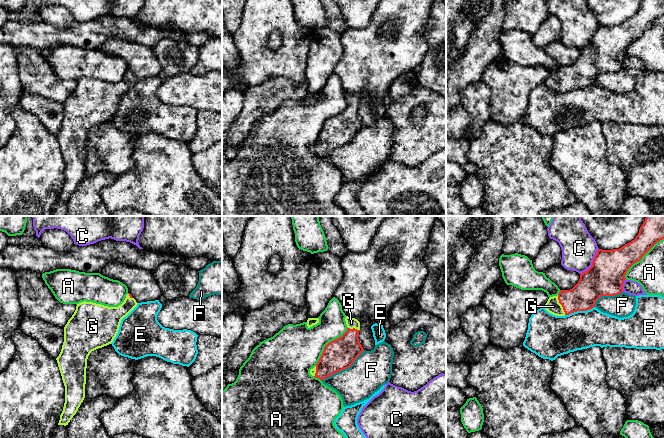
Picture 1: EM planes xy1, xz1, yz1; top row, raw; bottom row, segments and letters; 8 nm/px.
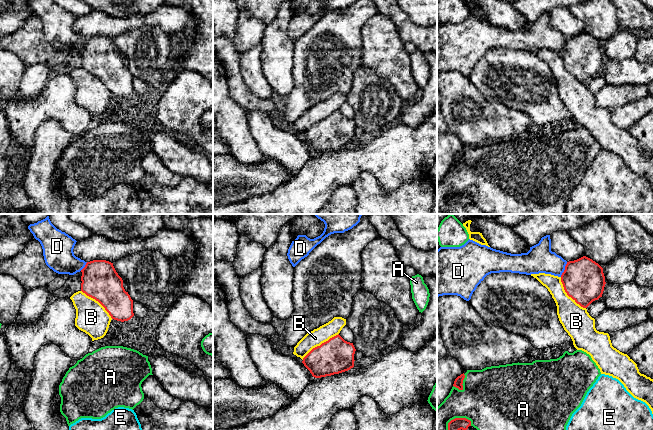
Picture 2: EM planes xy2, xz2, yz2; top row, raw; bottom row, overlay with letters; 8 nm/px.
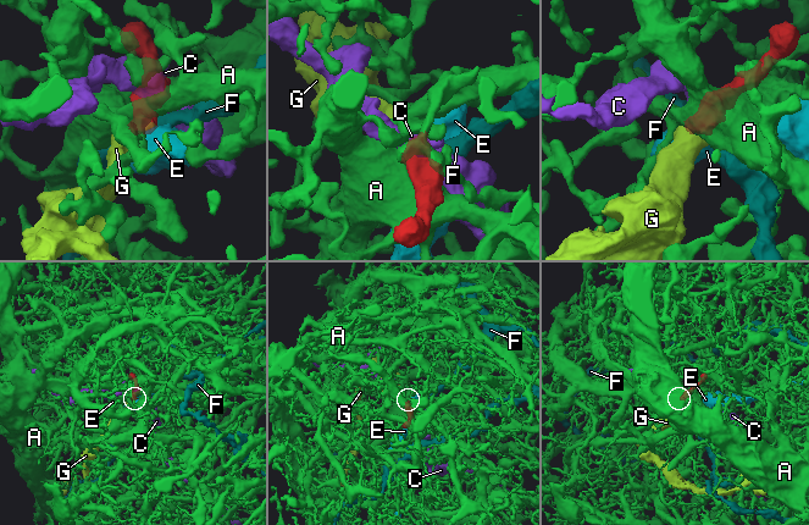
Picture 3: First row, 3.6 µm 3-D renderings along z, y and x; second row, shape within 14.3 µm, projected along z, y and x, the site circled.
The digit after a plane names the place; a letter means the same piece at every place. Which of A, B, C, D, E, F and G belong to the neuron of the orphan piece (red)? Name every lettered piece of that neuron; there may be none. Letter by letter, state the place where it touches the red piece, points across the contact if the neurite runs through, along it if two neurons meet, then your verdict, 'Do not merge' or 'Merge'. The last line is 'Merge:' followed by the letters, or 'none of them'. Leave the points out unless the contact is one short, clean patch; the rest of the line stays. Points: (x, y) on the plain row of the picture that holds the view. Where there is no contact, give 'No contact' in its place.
A: Touches red at yz1 (641, 34). Do not merge
B: Touches red at xz2 (321, 120). Do not merge
C: Touches red at yz1 (592, 39). Do not merge
D: Touches red at yz2 (565, 45). Boundary: yz2 (567, 38), (560, 52). Do not merge
E: Touches red at yz1 (579, 86). Boundary: yz1 (594, 82), (565, 91). Do not merge
F: Touches red at xz1 (343, 145). Do not merge
G: Touches red at yz1 (561, 80). Merge
Merge: G

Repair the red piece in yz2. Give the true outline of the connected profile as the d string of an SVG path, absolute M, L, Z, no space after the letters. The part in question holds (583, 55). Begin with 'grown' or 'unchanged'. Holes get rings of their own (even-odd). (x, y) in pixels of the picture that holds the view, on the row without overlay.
unchanged; M586 32L567 38L561 58L567 71L583 84L602 73L606 60L603 44Z

